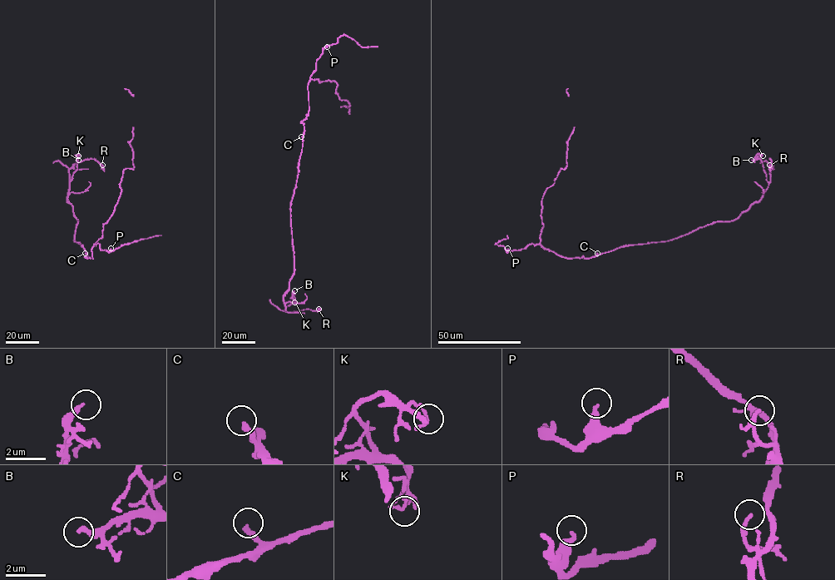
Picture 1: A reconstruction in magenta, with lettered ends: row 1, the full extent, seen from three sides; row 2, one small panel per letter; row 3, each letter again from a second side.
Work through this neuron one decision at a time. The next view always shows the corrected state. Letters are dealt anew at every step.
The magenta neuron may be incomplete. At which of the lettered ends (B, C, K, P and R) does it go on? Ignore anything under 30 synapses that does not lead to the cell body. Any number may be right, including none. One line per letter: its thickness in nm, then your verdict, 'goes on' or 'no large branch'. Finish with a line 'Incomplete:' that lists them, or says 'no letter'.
B: 200 nm | no large branch
C: 240 nm | no large branch
K: 180 nm | no large branch
P: 280 nm | no large branch
R: 150 nm | no large branch
Incomplete: no letter

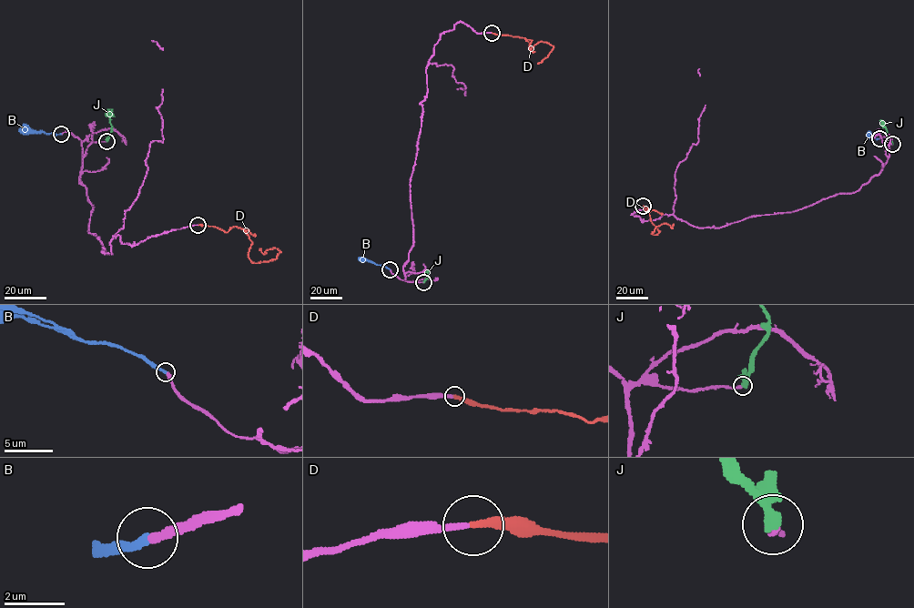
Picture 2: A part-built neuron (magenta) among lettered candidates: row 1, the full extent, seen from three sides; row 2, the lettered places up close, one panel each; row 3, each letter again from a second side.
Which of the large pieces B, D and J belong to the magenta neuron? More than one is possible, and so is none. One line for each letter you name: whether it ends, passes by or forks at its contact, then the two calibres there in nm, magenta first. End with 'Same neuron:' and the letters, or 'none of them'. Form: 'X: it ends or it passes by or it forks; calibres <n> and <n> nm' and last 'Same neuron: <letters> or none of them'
B: it ends; calibres 280 and 260 nm
D: it ends; calibres 220 and 240 nm
Same neuron: B, D

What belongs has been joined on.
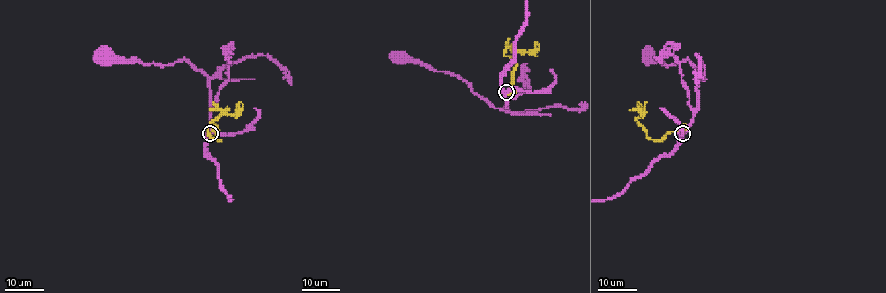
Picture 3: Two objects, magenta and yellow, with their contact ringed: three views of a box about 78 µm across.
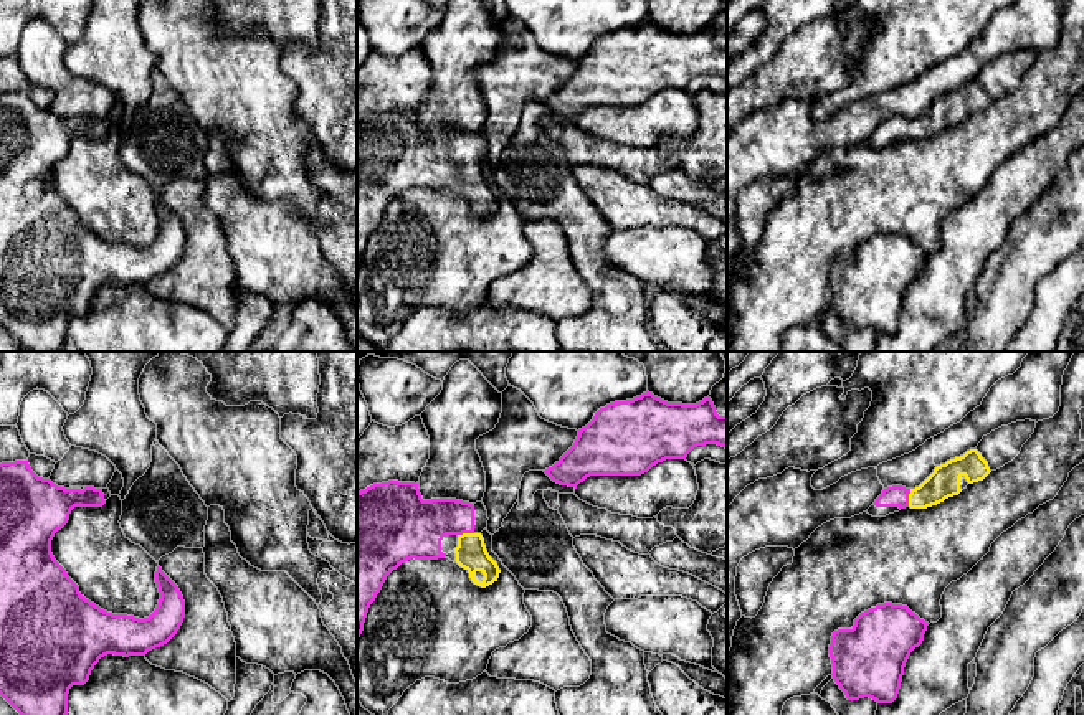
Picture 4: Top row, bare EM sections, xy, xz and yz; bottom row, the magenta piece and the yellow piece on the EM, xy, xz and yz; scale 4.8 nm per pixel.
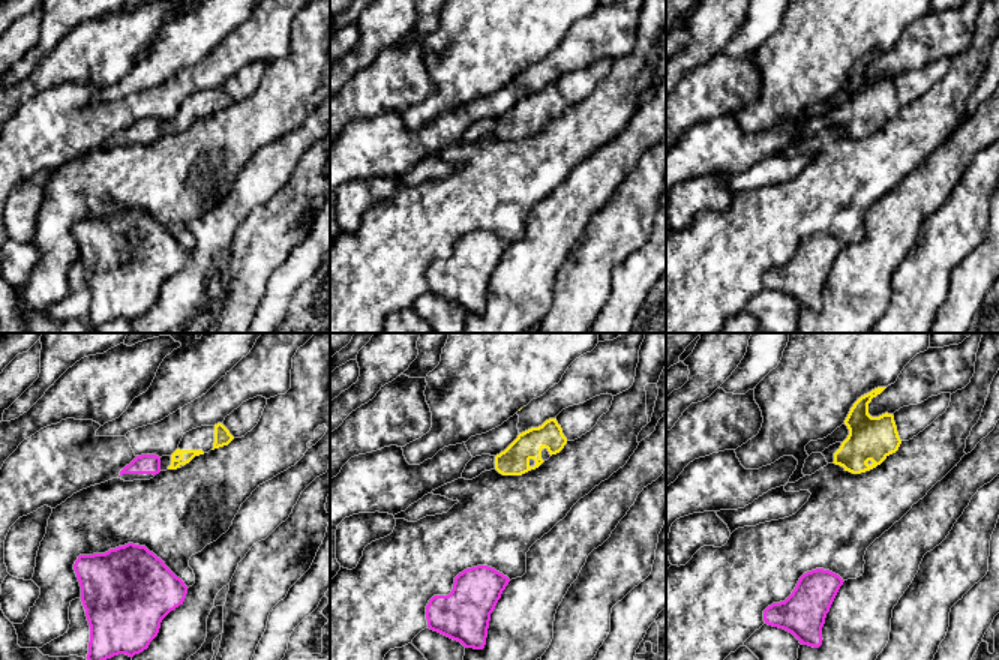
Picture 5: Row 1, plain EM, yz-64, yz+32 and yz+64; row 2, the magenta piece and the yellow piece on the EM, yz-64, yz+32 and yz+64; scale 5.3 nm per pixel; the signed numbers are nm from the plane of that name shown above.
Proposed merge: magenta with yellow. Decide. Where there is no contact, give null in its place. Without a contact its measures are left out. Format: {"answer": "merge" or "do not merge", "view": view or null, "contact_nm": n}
{"answer": "merge", "view": "yz", "contact_nm": 90}

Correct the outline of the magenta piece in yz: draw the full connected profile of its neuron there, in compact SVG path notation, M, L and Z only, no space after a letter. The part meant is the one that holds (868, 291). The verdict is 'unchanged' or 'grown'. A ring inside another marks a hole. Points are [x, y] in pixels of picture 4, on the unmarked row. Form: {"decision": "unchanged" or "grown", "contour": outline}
{"decision": "unchanged", "contour": "M884 233L861 243L851 259L838 259L831 266L830 287L833 309L848 330L869 327L877 334L892 334L897 329L904 297L910 282L924 271L929 253L907 236Z"}

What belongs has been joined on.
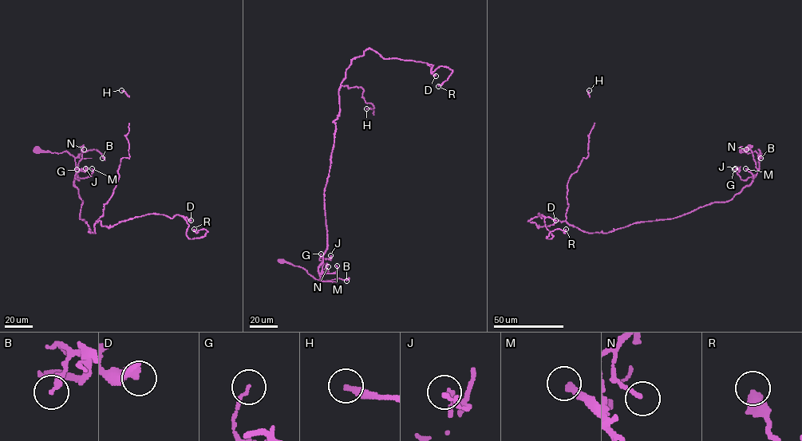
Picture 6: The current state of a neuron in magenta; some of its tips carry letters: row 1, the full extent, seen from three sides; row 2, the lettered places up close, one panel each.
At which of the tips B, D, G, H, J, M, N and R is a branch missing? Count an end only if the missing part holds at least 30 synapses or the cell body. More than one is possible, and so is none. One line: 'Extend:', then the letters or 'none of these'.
Extend: H, M

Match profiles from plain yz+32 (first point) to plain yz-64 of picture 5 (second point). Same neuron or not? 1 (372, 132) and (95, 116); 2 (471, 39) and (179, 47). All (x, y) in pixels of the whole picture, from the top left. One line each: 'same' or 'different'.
1: same
2: same

